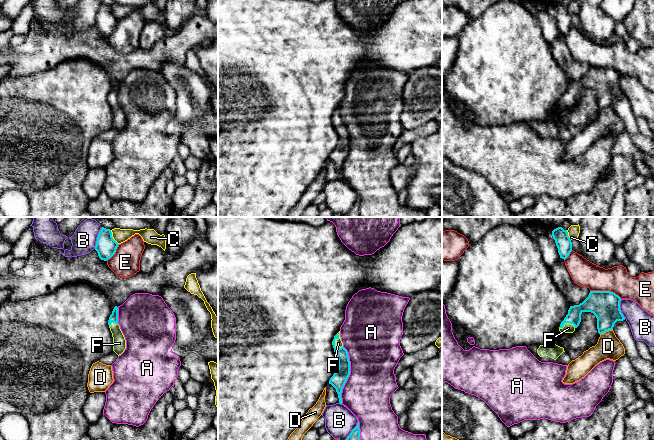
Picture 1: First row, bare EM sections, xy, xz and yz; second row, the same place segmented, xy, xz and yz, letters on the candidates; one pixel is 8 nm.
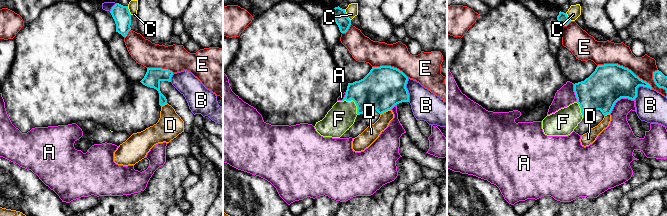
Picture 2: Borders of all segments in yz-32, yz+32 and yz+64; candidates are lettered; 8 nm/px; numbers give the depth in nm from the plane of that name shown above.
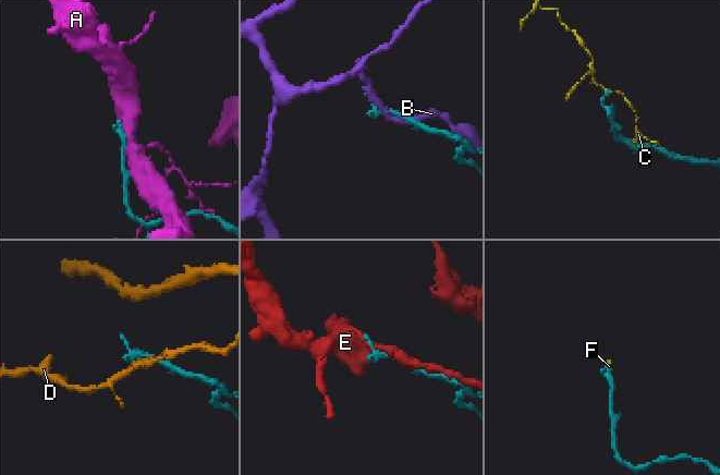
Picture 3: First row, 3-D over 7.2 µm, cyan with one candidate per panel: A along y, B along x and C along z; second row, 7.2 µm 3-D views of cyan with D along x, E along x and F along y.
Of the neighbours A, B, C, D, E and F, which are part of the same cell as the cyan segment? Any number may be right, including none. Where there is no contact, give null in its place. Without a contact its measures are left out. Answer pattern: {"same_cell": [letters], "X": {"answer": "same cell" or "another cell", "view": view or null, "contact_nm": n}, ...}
{"same_cell": ["F"], "A": {"answer": "another cell", "view": "xz", "contact_nm": 460}, "B": {"answer": "another cell", "view": "xy", "contact_nm": 190}, "C": {"answer": "another cell", "view": "xy", "contact_nm": 140}, "D": {"answer": "another cell", "view": "yz", "contact_nm": 120}, "E": {"answer": "another cell", "view": "yz", "contact_nm": 260}, "F": {"answer": "same cell", "view": "xz", "contact_nm": 140}}

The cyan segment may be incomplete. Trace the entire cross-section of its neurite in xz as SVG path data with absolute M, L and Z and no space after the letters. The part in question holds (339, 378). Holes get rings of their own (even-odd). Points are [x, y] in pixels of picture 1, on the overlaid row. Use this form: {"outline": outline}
{"outline": "M340 331L334 336L332 341L334 352L338 359L338 369L329 380L338 394L339 403L342 404L342 389L350 375L350 361L347 350L343 347L340 337Z"}

